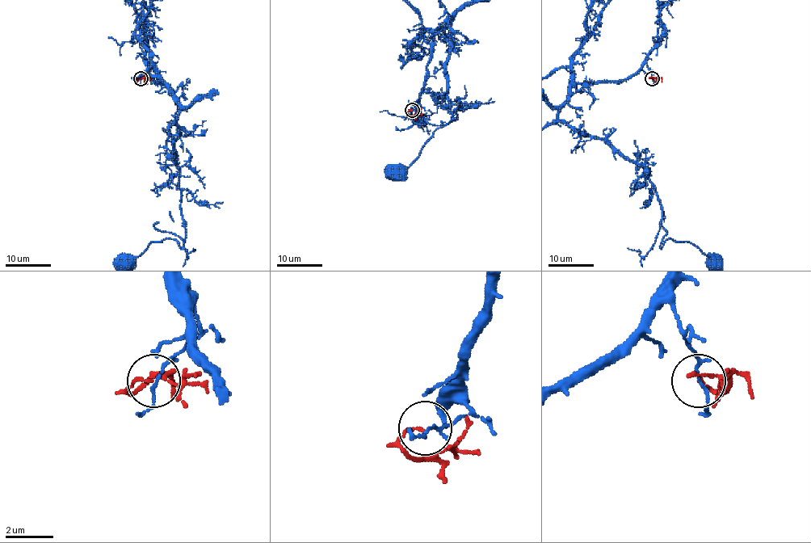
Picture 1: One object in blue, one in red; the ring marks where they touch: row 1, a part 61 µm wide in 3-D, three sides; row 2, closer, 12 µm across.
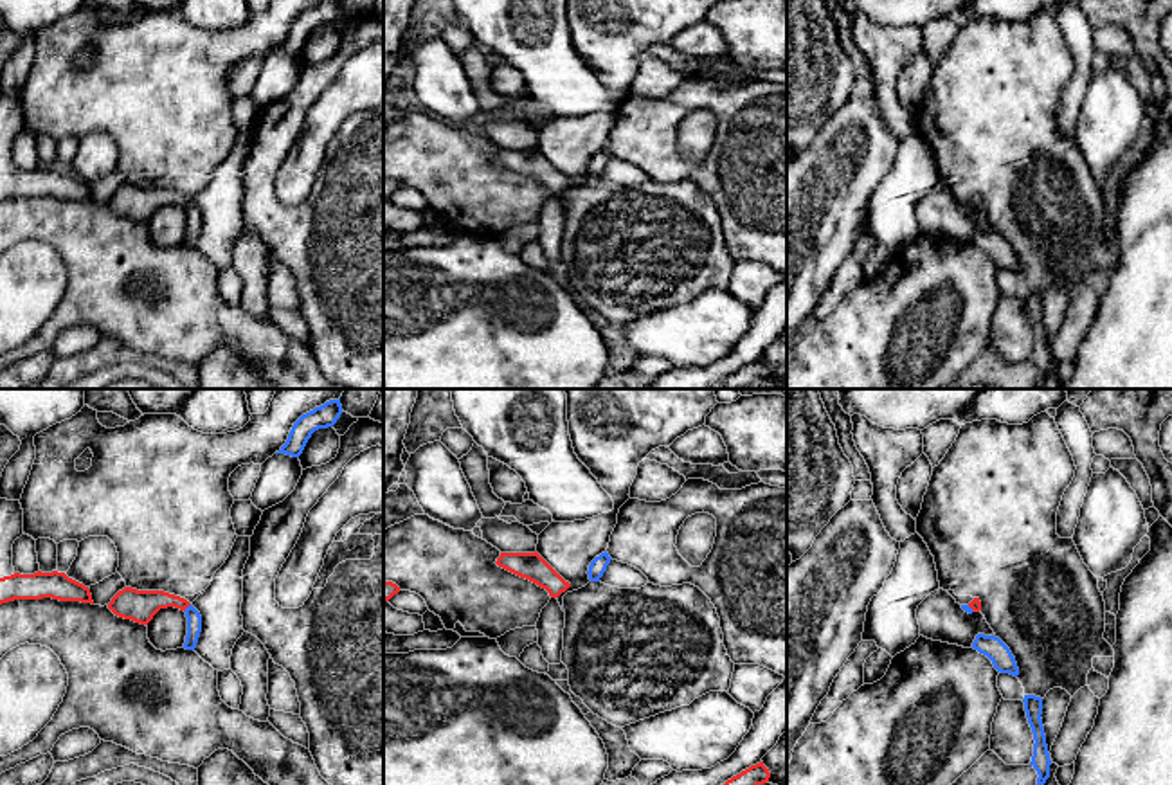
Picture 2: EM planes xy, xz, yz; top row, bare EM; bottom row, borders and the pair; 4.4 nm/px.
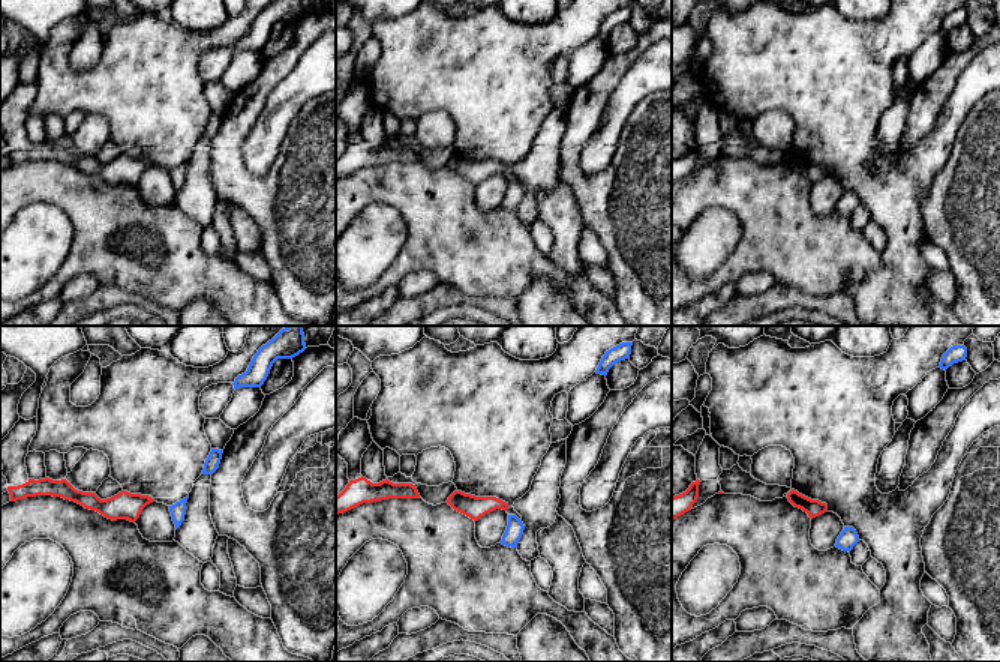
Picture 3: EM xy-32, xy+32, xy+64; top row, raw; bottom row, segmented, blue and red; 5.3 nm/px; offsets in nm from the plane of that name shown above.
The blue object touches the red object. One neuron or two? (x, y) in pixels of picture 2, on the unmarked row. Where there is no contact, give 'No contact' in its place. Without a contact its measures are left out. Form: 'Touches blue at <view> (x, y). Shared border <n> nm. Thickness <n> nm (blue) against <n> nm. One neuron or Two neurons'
Touches blue at xy (188, 204). Shared border 50 nm. Thickness 70 nm (blue) against 140 nm. Two neurons

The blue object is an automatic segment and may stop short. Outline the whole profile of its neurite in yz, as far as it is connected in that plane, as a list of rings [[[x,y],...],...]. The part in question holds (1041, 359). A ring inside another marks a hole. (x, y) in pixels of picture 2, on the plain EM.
[[[1024,292],[1023,299],[1024,299],[1026,315],[1032,324],[1033,337],[1035,337],[1033,353],[1030,358],[1030,362],[1039,371],[1035,389],[1042,389],[1042,383],[1044,383],[1046,376],[1050,374],[1050,362],[1051,362],[1048,342],[1046,342],[1044,322],[1042,322],[1042,315],[1041,315],[1042,295],[1035,293],[1035,292]]]

